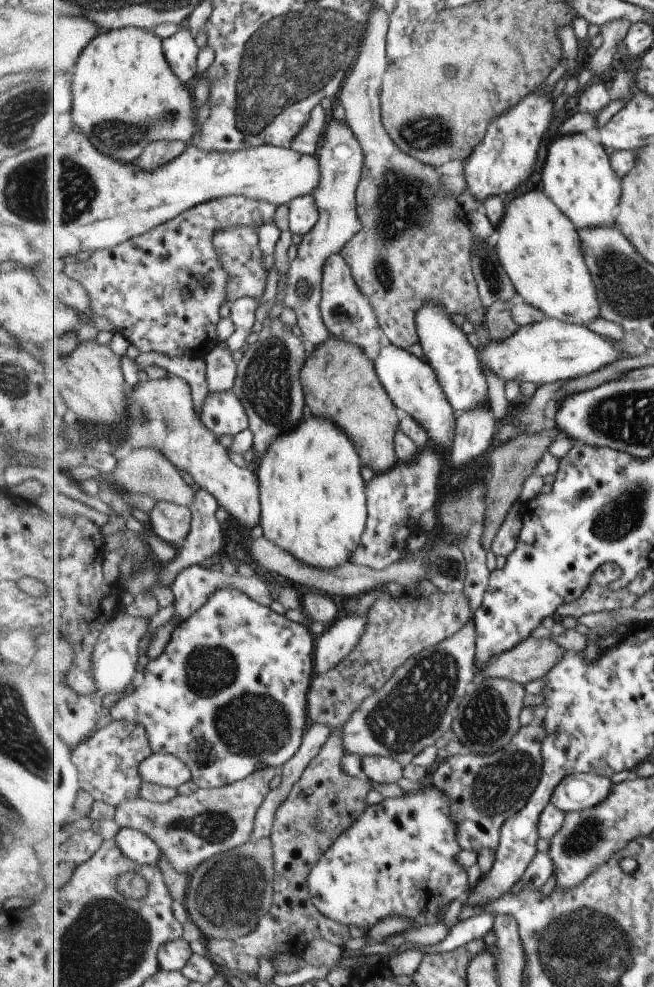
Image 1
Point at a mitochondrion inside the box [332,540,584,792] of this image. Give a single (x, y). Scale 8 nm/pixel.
(415, 708)

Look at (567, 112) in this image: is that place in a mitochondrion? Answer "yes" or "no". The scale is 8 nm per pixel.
no

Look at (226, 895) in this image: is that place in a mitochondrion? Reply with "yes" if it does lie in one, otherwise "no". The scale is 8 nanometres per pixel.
yes

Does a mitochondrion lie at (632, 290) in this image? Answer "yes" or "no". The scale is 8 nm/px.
yes

